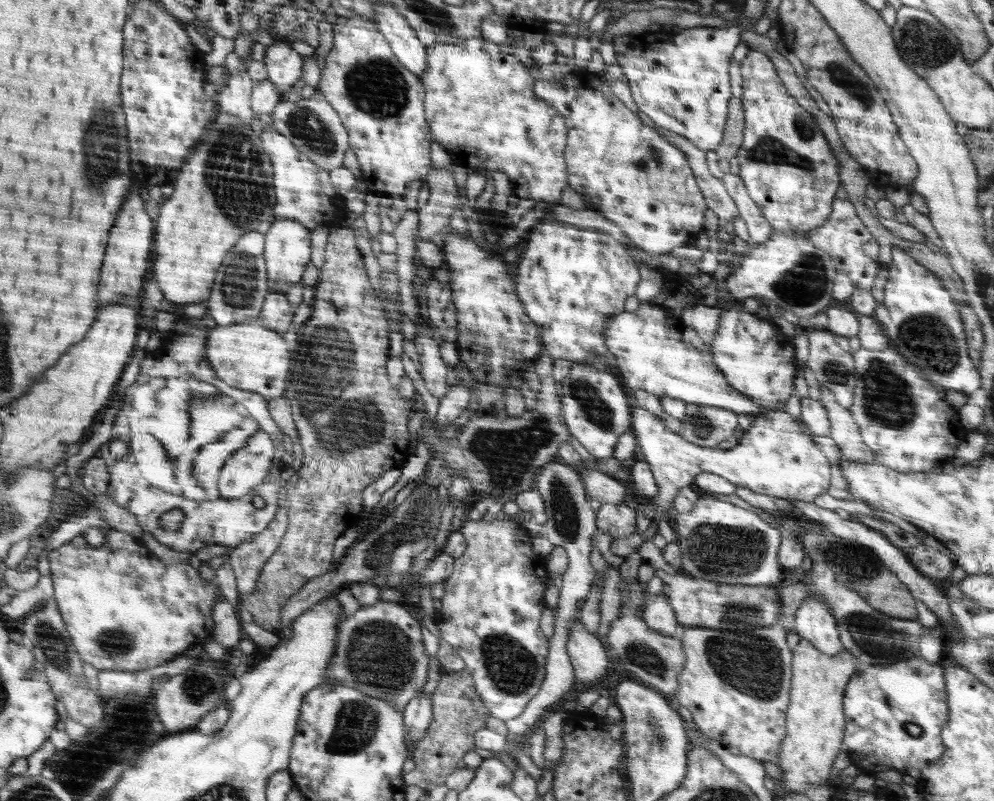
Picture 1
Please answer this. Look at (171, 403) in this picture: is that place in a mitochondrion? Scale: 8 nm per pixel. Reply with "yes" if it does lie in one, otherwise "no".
yes

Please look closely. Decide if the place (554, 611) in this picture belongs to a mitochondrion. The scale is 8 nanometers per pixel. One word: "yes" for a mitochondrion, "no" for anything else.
no

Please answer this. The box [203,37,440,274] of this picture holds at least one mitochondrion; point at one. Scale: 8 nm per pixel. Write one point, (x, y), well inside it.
(376, 86)

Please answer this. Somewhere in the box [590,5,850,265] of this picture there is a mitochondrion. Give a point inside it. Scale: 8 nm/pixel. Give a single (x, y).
(768, 151)

